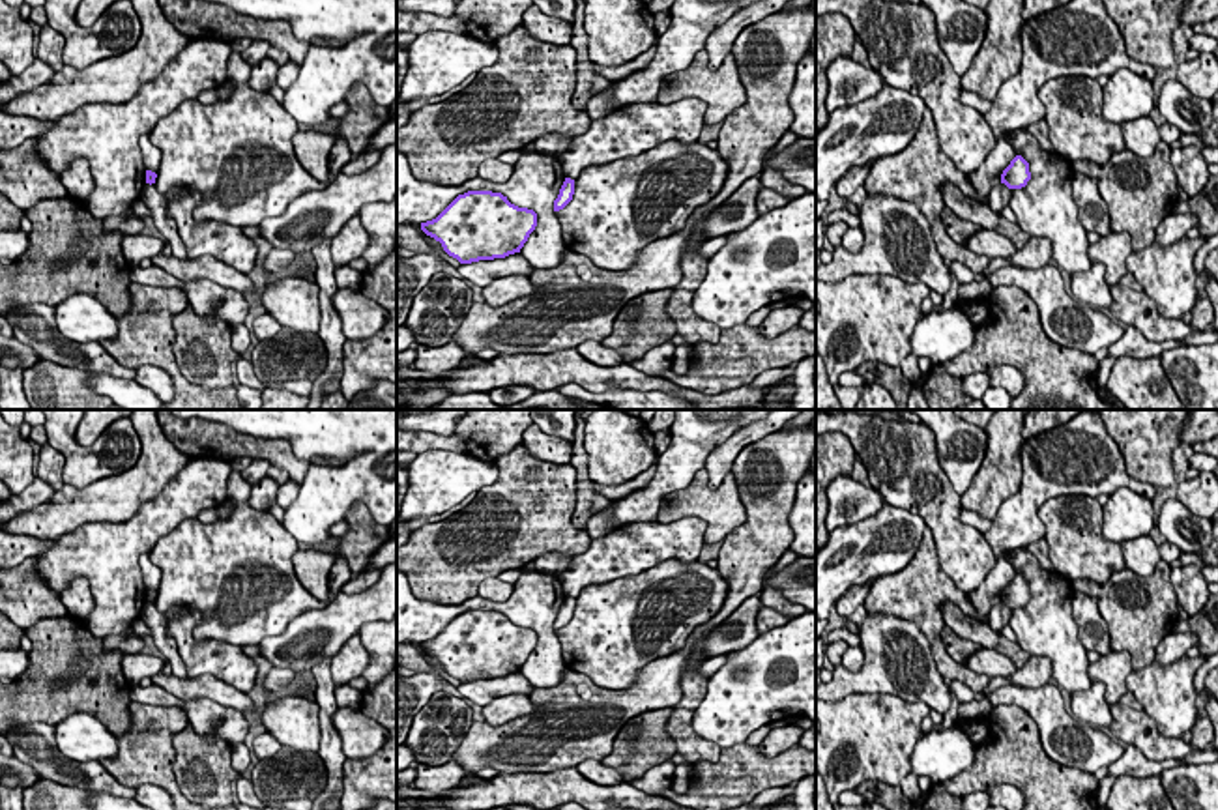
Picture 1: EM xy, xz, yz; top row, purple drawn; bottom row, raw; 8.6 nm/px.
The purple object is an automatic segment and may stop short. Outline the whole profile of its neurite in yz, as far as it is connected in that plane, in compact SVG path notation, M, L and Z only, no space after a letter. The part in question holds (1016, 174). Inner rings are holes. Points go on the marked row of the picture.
M1016 155L1001 174L1001 183L1005 183L1008 189L1022 189L1029 180L1029 163L1022 155Z

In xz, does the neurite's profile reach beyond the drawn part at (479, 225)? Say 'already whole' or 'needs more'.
already whole

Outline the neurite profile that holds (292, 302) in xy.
M284 277L269 282L262 303L283 327L296 333L318 333L322 311L318 284L301 277Z

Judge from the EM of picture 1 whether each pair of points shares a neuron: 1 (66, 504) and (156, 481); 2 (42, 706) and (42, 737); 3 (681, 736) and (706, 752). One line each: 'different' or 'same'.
1: same
2: different
3: same

